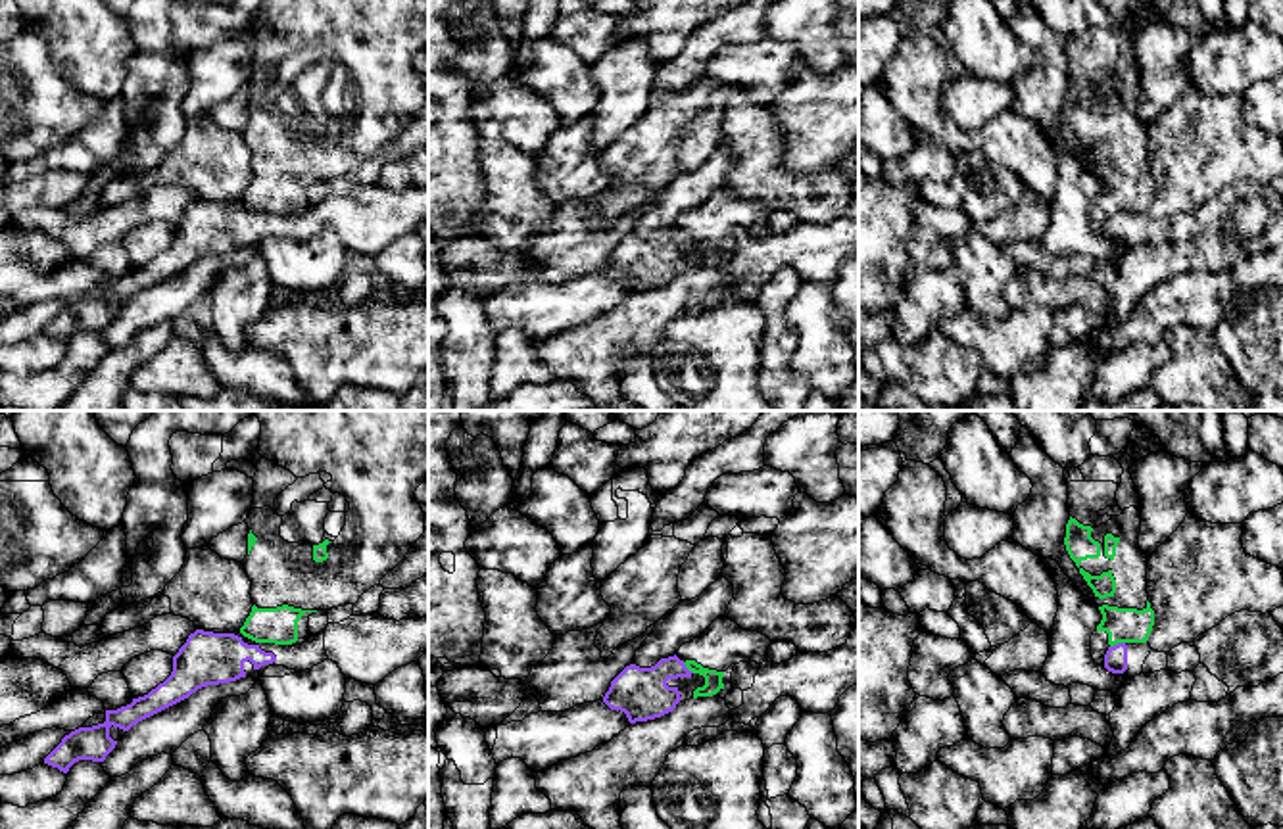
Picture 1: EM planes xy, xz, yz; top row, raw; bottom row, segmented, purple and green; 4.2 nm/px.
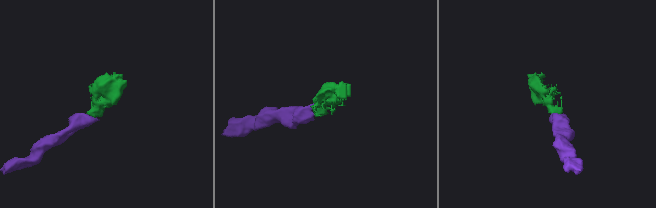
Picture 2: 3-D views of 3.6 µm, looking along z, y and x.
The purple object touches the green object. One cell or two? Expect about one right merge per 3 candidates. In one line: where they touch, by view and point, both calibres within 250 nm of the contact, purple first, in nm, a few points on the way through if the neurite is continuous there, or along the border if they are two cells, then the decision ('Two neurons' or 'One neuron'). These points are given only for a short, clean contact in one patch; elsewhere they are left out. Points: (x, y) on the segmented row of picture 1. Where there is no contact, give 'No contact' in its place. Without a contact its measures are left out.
Touches purple at yz (1118, 643). Thickness 100 nm (purple) against 140 nm. Boundary: yz (1124, 641), (1111, 647). Two neurons

